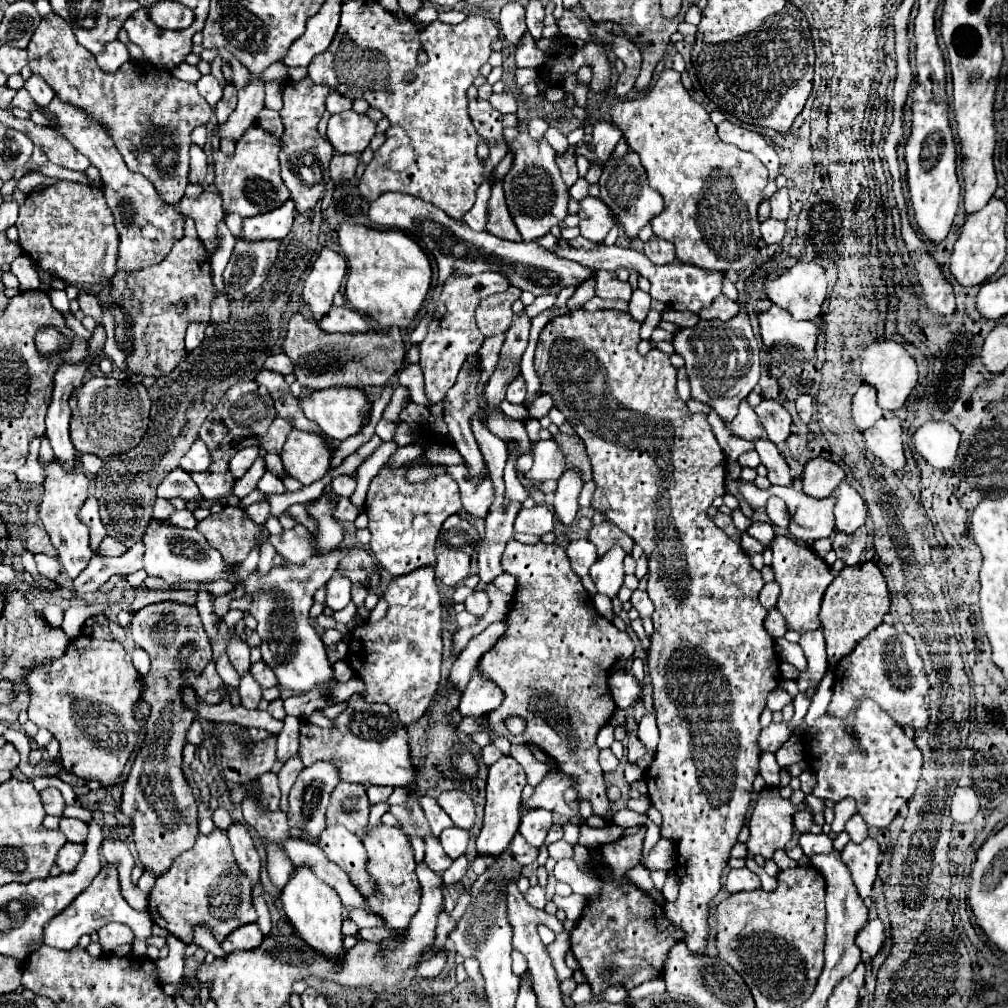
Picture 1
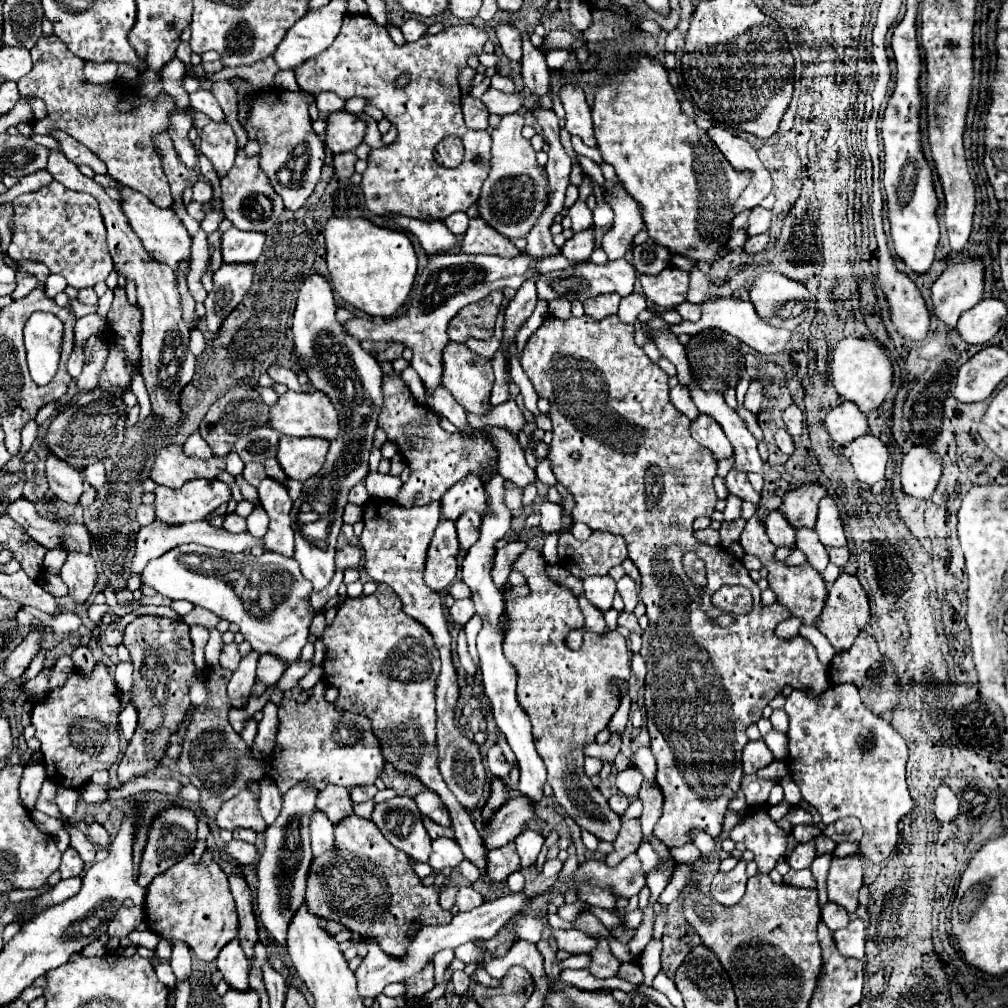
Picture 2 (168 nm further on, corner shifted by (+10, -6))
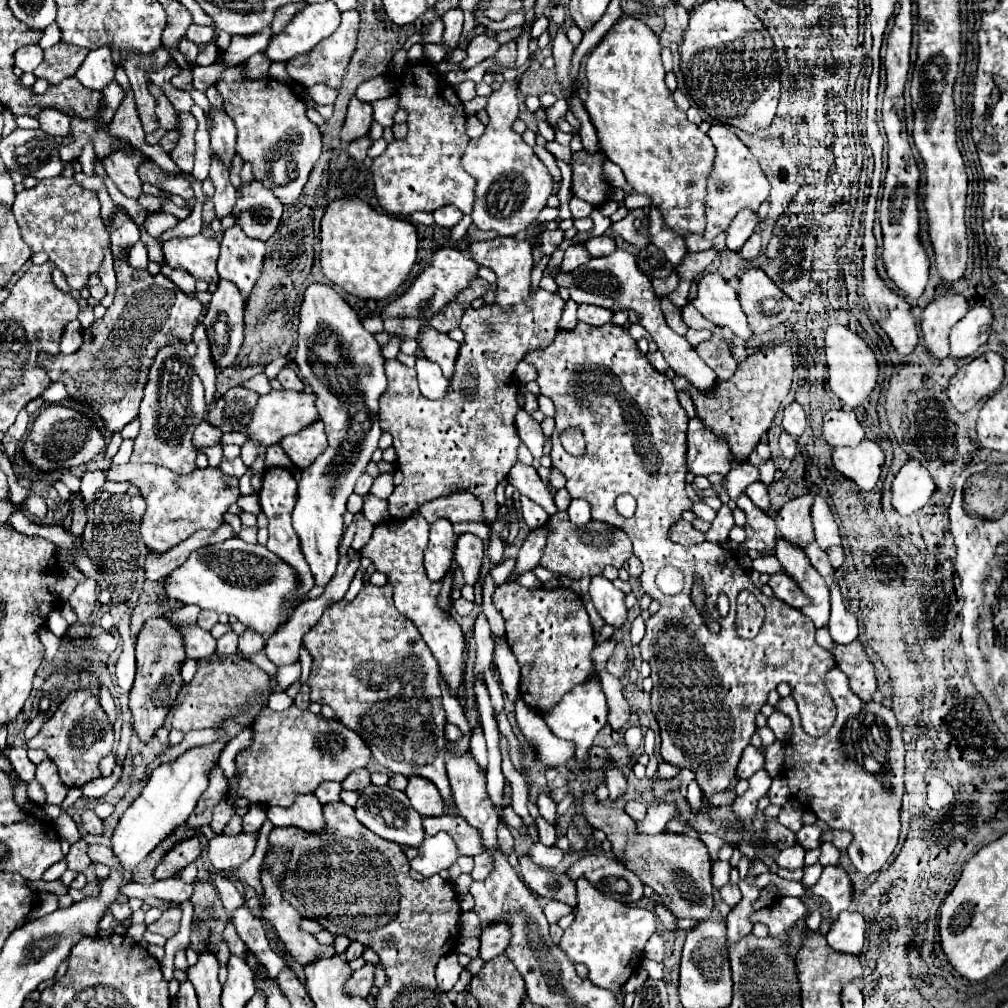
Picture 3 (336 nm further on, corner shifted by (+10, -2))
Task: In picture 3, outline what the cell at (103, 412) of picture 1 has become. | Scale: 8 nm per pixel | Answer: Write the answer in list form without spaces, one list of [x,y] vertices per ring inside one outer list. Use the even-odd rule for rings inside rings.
[[[48,406],[44,408],[38,418],[34,420],[32,432],[24,442],[24,456],[38,468],[38,470],[58,470],[58,468],[72,468],[88,464],[106,448],[106,438],[102,430],[84,414],[68,406]]]

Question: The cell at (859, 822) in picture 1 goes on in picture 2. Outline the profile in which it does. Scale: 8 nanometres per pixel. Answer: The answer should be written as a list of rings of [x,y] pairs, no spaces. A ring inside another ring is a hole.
[[[840,842],[840,844],[836,844],[836,848],[832,850],[832,858],[844,858],[844,856],[856,854],[856,846],[858,846],[858,844],[852,844],[852,842]]]

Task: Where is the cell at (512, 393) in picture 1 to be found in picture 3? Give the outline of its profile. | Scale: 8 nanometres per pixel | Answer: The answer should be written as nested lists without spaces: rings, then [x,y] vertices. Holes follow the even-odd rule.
[[[526,410],[516,412],[516,432],[518,432],[520,440],[528,446],[532,456],[540,458],[542,446],[544,446],[544,434],[542,434],[540,424]]]

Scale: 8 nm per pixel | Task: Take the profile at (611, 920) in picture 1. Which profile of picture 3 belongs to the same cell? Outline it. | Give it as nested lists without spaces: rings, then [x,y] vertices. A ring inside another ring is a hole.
[[[666,802],[652,804],[648,808],[648,812],[646,812],[646,818],[636,822],[636,832],[638,834],[646,834],[646,836],[654,836],[654,834],[658,834],[658,832],[664,830],[666,822],[674,814],[678,814],[678,808],[674,804],[666,804]]]

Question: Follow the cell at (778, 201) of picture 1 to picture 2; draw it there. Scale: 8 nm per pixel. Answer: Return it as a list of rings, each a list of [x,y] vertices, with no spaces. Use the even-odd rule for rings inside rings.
[[[756,206],[750,216],[748,216],[748,222],[746,222],[746,232],[748,236],[756,236],[756,234],[764,234],[768,232],[772,224],[772,212],[762,208],[762,206]]]

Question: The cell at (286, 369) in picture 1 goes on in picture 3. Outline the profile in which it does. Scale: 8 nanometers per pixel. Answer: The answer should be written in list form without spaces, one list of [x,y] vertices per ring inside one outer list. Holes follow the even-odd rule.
[[[284,366],[280,372],[278,372],[278,380],[284,388],[288,390],[304,390],[304,384],[302,380],[296,376],[296,372],[290,368],[290,366]]]

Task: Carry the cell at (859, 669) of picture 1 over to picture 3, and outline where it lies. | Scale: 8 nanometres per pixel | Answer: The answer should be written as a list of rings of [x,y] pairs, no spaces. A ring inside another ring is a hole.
[[[854,640],[850,644],[836,644],[832,654],[834,654],[836,666],[848,676],[852,692],[858,694],[860,700],[864,702],[872,700],[872,694],[876,692],[874,664],[868,660],[868,654],[862,642]]]

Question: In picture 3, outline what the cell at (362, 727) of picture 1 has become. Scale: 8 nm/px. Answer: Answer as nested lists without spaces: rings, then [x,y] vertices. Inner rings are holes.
[[[296,704],[284,712],[264,708],[256,716],[252,730],[252,744],[236,756],[238,770],[242,772],[238,796],[248,798],[252,804],[262,802],[264,806],[290,808],[296,796],[312,794],[324,780],[342,782],[354,770],[366,768],[372,758],[368,744],[360,740],[358,732],[344,728],[336,718],[298,710]]]

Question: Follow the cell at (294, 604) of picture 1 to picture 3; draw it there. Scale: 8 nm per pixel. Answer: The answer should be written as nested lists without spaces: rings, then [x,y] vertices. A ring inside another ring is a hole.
[[[230,538],[192,552],[188,562],[174,568],[164,578],[164,592],[170,600],[234,616],[246,628],[256,630],[256,634],[270,636],[278,630],[280,620],[284,620],[284,604],[288,604],[288,596],[296,592],[296,576],[294,568],[284,564],[284,560],[266,546]]]

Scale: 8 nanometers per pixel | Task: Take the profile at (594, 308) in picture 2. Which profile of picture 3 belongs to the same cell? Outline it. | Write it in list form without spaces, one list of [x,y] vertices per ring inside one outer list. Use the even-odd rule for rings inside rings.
[[[580,304],[578,306],[578,320],[592,324],[592,326],[602,326],[606,322],[610,322],[614,316],[614,312],[610,308],[596,308],[592,304]]]

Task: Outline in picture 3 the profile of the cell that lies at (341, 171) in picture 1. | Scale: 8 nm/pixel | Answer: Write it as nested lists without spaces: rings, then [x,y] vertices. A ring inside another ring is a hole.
[[[364,136],[364,138],[358,138],[358,140],[350,142],[350,144],[346,144],[346,152],[348,152],[350,158],[362,162],[366,158],[366,150],[368,150],[370,144],[372,144],[372,140],[368,140],[368,136]]]

